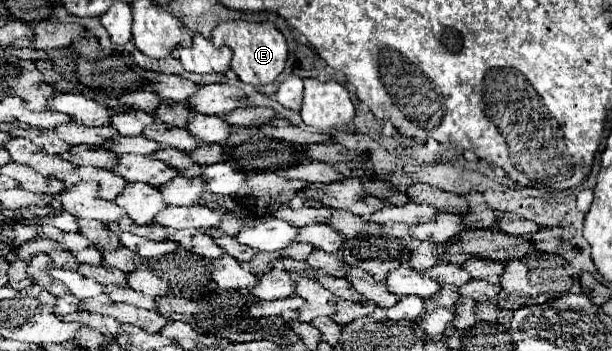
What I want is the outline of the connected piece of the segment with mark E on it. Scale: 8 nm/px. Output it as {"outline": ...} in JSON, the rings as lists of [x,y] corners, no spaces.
{"outline":[[[229,21],[229,23],[219,23],[213,31],[213,45],[223,47],[227,45],[233,51],[233,61],[231,69],[235,75],[249,85],[267,85],[273,83],[287,61],[287,43],[285,37],[279,29],[275,29],[273,23],[263,21],[263,23],[247,23],[247,21]]]}

